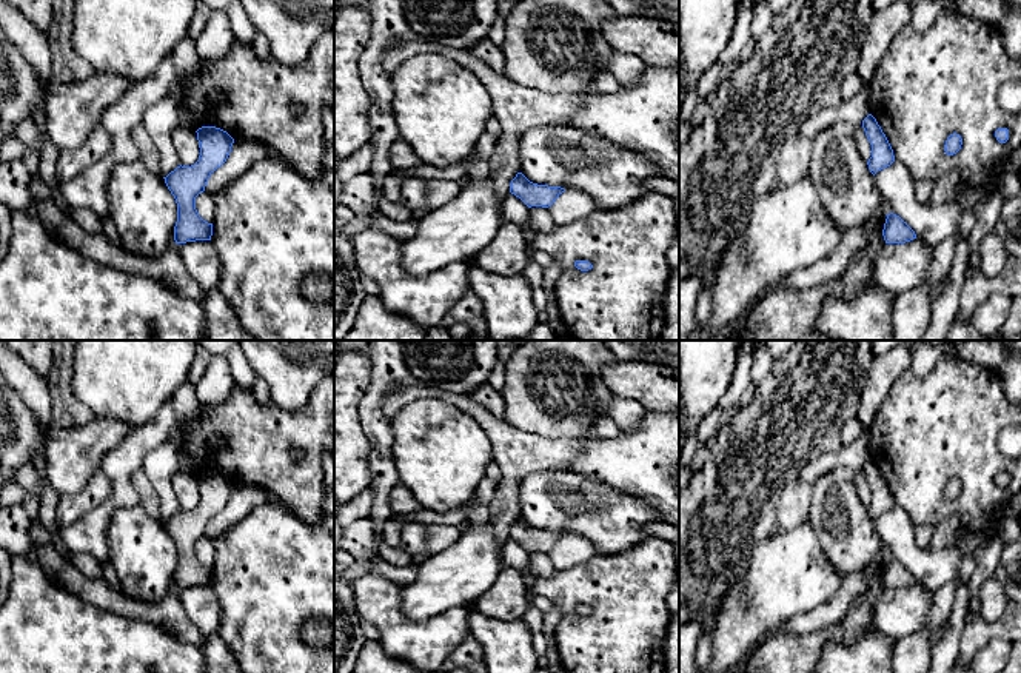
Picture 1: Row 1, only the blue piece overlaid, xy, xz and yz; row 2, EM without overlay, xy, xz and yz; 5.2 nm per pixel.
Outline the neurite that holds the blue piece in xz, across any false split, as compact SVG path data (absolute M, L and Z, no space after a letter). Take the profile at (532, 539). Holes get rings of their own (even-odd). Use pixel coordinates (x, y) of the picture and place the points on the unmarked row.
M517 517L510 528L510 537L519 542L528 553L548 553L564 536L561 531L533 528L522 517Z

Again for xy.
M202 471L196 477L199 505L191 511L180 510L163 522L177 548L176 588L211 585L213 568L199 561L196 542L205 536L209 521L226 507L234 488L226 476L216 471Z

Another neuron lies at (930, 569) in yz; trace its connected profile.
M895 505L878 516L875 530L890 548L892 557L899 561L924 588L933 591L956 576L964 554L955 547L939 551L922 550L915 541L912 521L899 507Z

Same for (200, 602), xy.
M211 585L176 588L177 596L203 638L219 631L220 605Z

